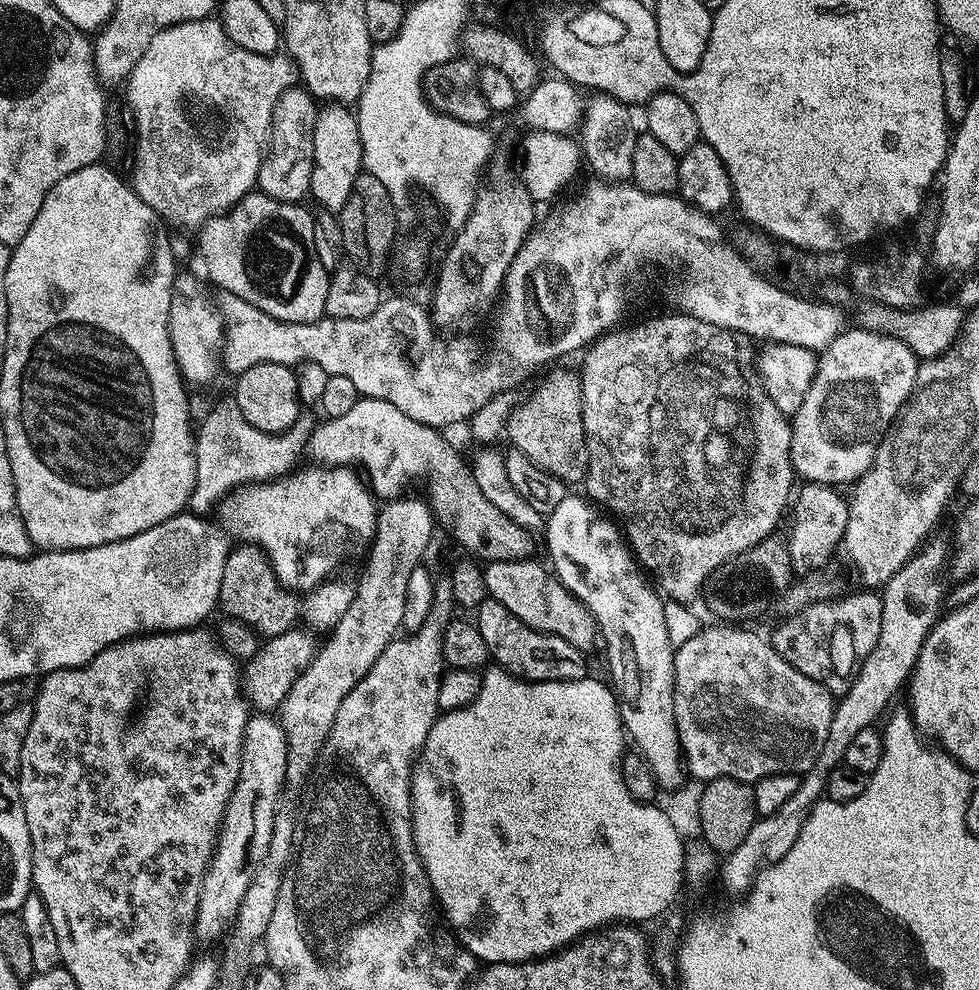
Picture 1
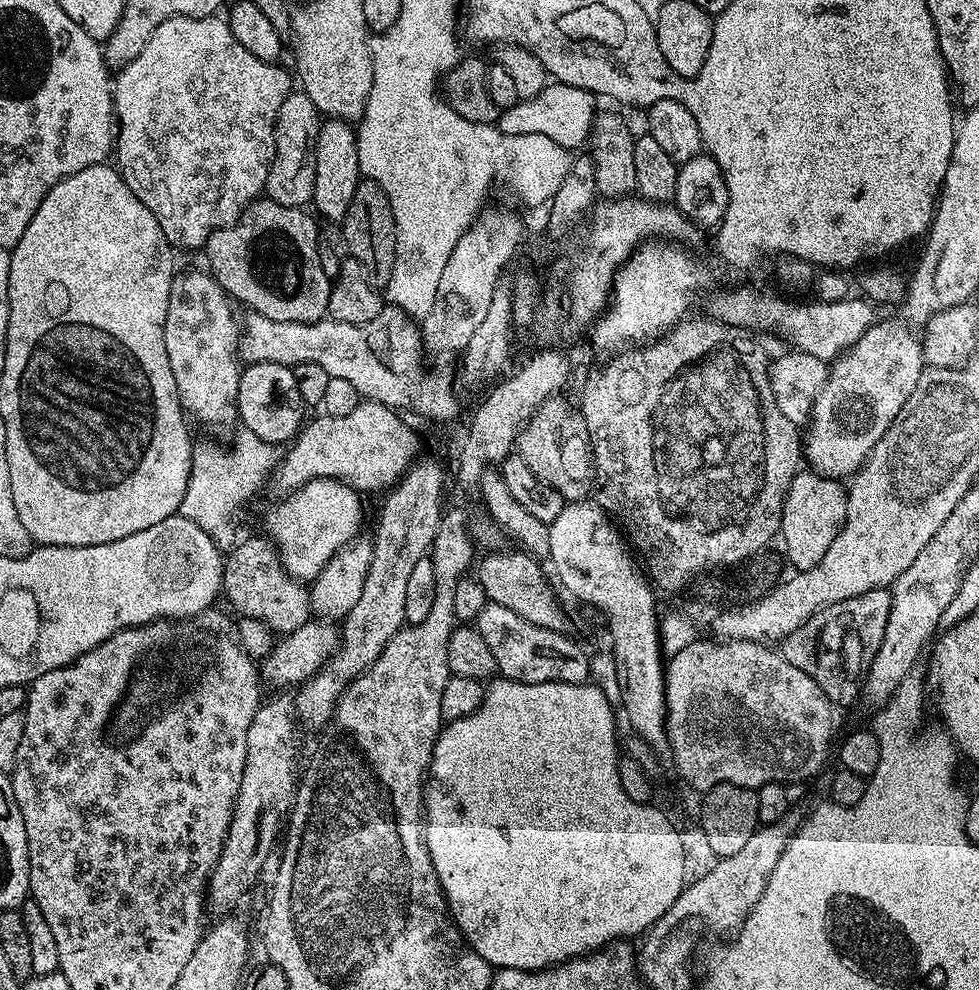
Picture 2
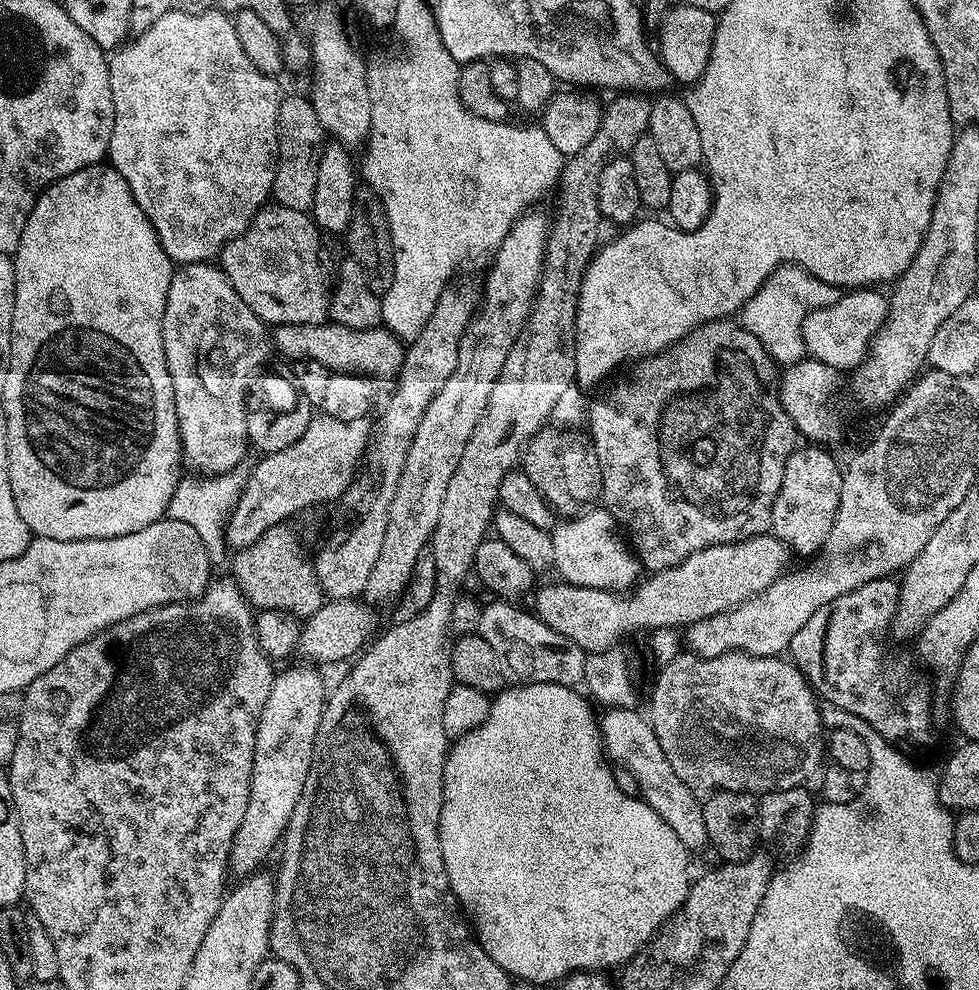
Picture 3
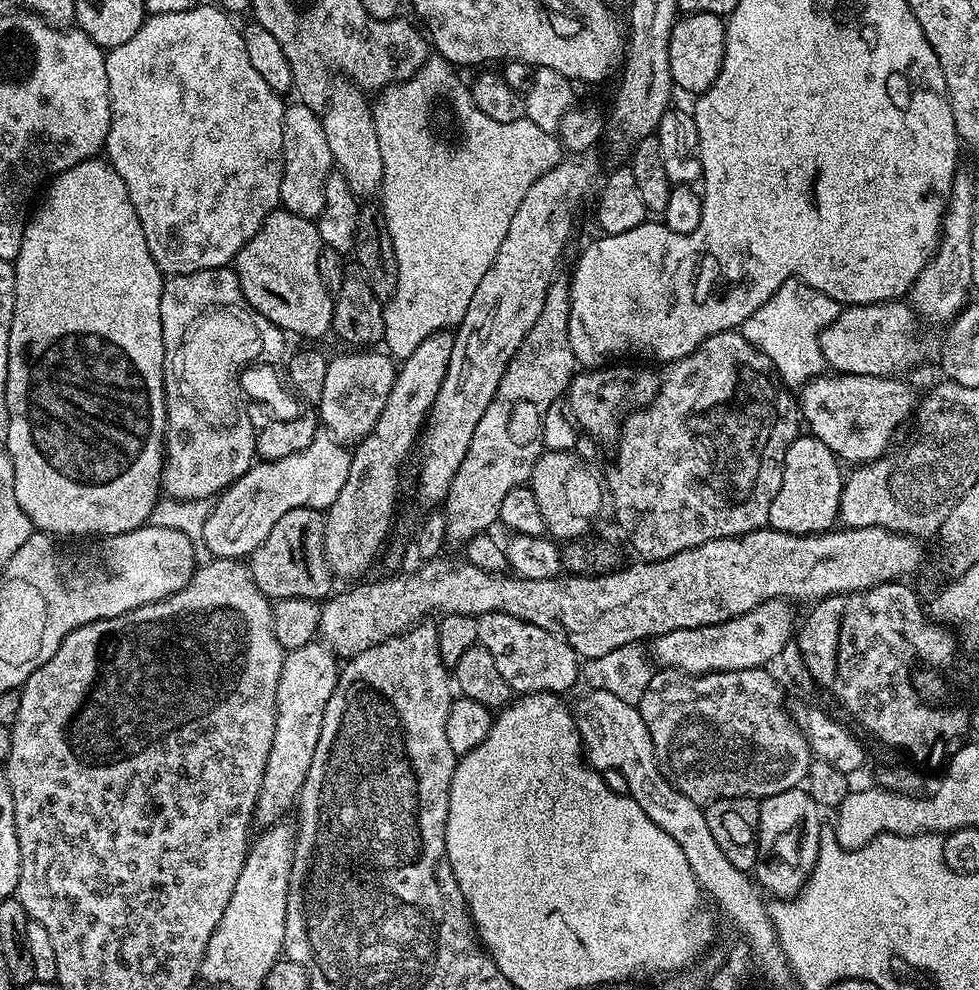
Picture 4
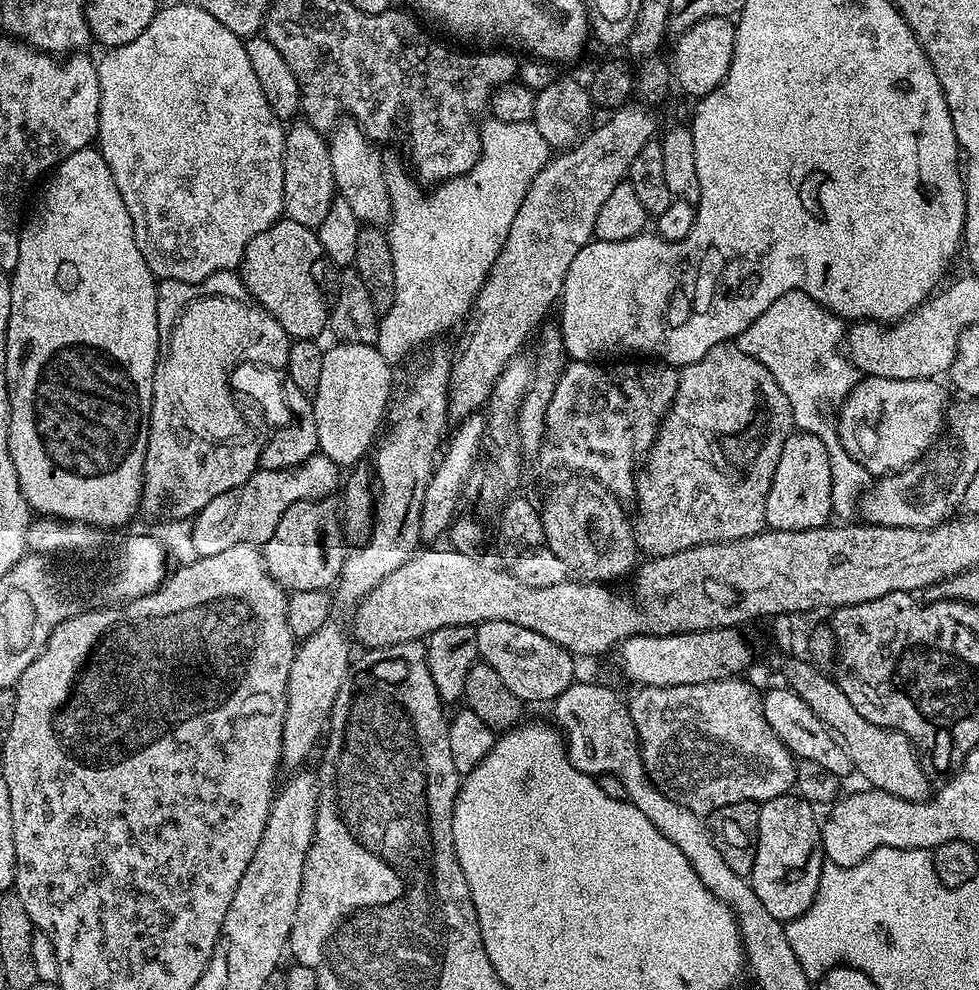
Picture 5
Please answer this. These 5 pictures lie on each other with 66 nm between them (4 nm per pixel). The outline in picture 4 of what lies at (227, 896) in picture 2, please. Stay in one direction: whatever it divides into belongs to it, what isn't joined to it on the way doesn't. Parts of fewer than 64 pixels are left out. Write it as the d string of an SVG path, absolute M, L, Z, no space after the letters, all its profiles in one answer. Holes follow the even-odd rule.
M313 642L298 646L298 650L287 653L278 678L276 699L276 721L274 740L270 742L270 756L262 774L262 790L258 790L255 823L268 828L279 816L291 813L297 807L302 782L310 774L310 762L314 762L314 750L322 734L322 714L330 694L336 689L338 657L327 644Z

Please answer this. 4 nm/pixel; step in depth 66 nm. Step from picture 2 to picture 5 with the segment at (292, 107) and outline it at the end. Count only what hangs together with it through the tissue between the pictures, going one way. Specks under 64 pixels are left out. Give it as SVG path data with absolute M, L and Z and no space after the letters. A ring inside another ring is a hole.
M307 122L296 123L289 123L284 133L284 216L294 222L302 222L302 226L316 230L326 219L332 201L338 196L334 170L330 170L330 150L325 133L314 130L314 126L310 126Z

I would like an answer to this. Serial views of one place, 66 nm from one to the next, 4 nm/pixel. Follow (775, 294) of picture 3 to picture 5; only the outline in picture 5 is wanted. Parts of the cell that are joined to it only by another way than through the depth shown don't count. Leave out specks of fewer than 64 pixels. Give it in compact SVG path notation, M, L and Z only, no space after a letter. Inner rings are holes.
M797 290L787 292L782 298L775 300L762 314L758 314L758 318L754 318L754 322L750 322L750 326L746 326L746 330L739 336L738 343L743 352L750 354L750 358L754 358L759 364L766 366L766 370L770 370L774 382L778 382L784 395L787 411L790 413L791 423L793 420L796 423L795 427L801 432L809 432L822 438L822 442L830 454L832 510L837 517L841 516L839 518L841 521L848 522L857 515L858 501L865 489L869 487L870 477L866 469L840 445L840 436L836 433L833 417L831 420L830 417L824 416L824 407L827 404L839 405L844 397L852 393L852 387L862 378L862 373L854 367L851 360L842 351L842 339L845 334L845 321L841 320L839 316L835 316L830 309L821 306L805 292Z

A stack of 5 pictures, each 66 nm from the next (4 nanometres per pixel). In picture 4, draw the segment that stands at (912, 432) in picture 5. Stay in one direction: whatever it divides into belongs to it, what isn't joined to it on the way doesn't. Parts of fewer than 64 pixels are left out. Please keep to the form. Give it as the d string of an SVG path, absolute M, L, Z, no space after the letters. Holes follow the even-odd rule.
M825 374L815 376L807 384L799 389L800 412L808 423L807 431L816 436L841 461L849 465L859 466L869 464L871 460L877 460L879 456L889 451L892 435L903 426L904 423L913 419L918 407L918 396L912 393L908 384L903 384L903 379L890 376L859 376L858 374Z

